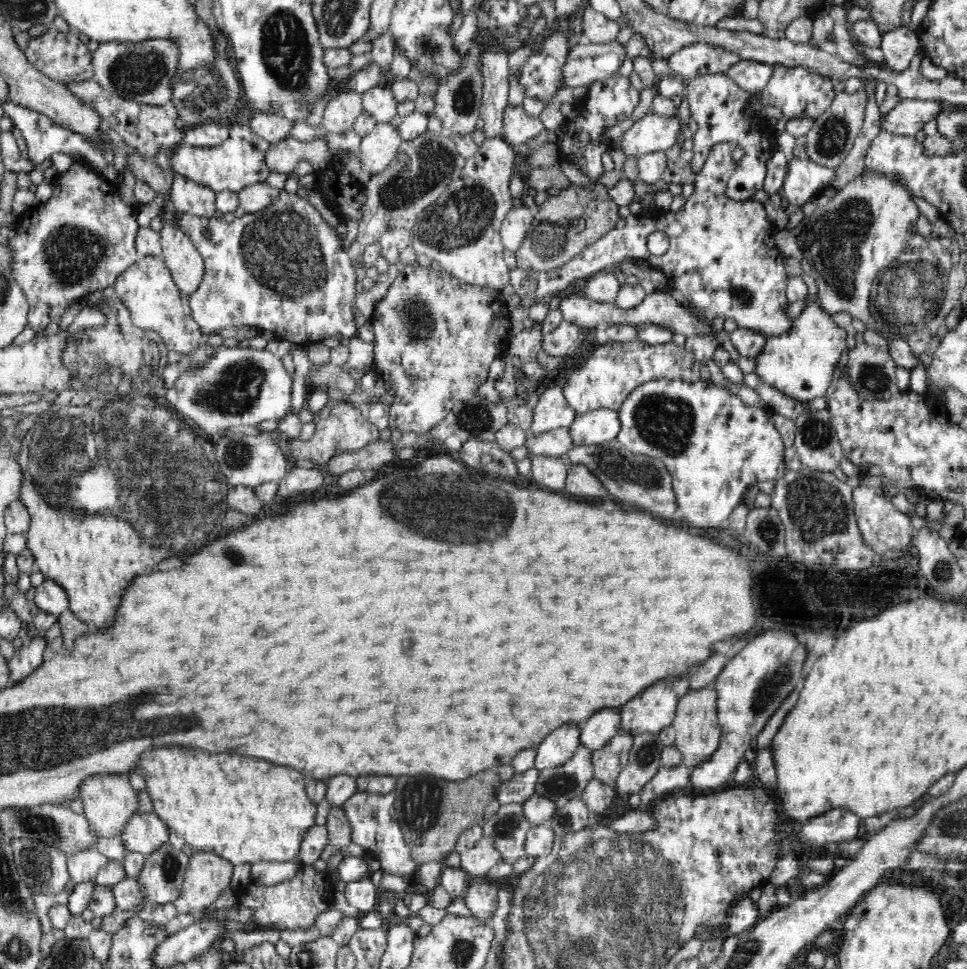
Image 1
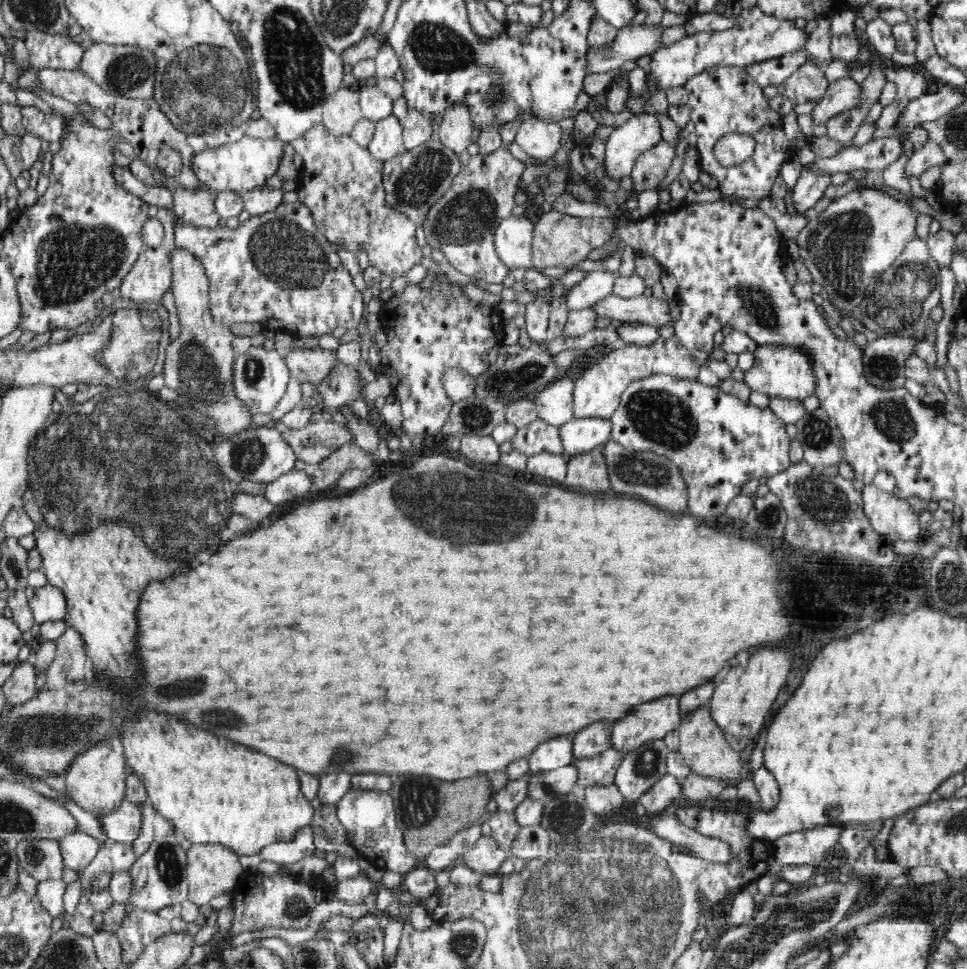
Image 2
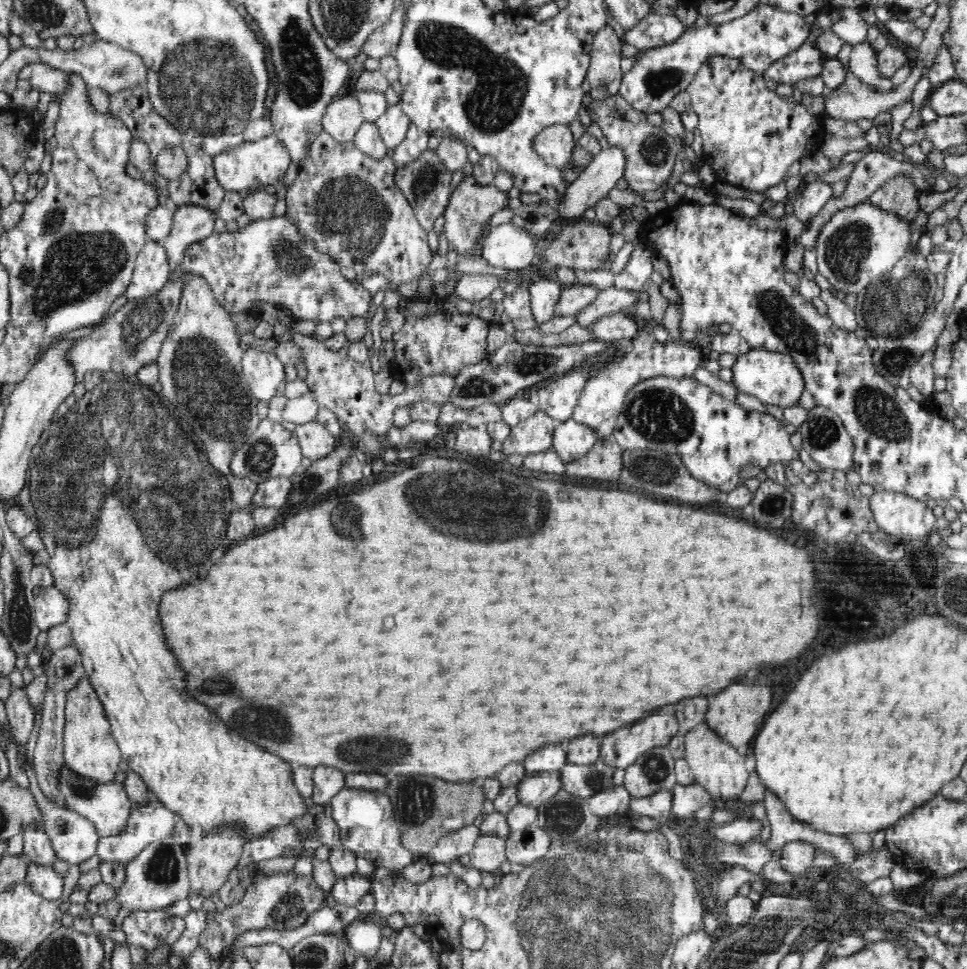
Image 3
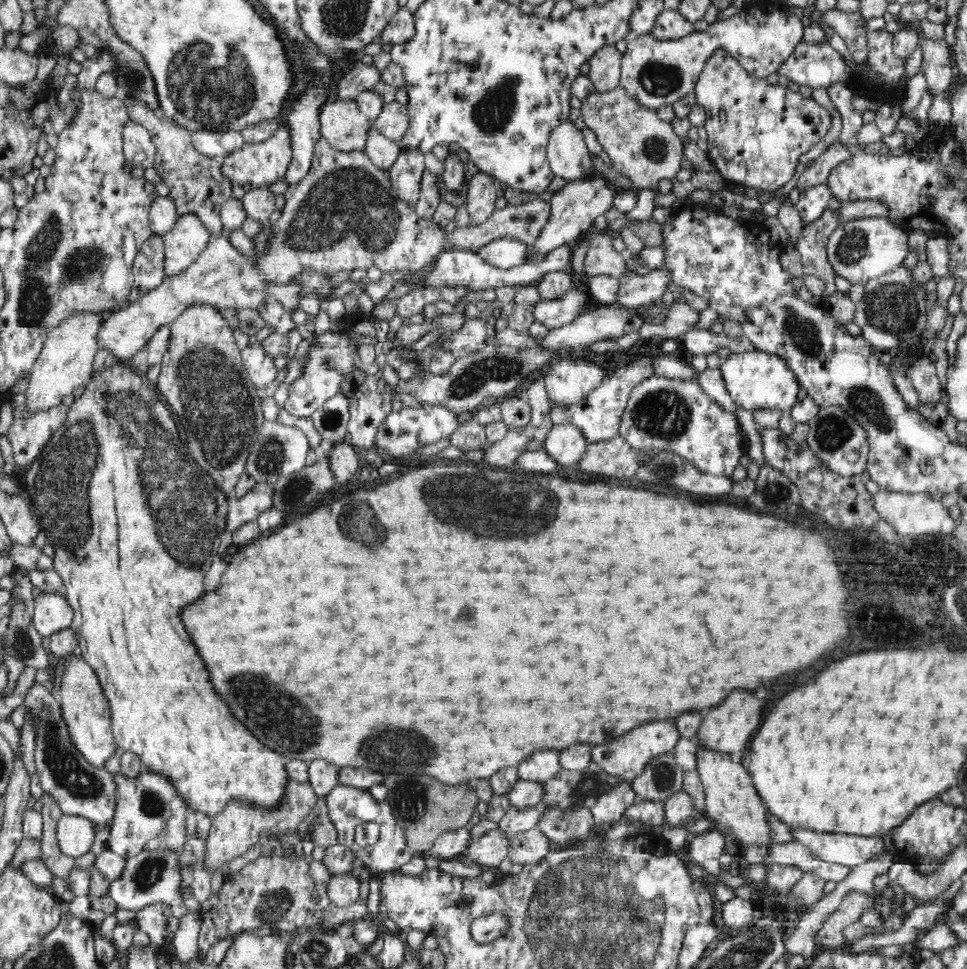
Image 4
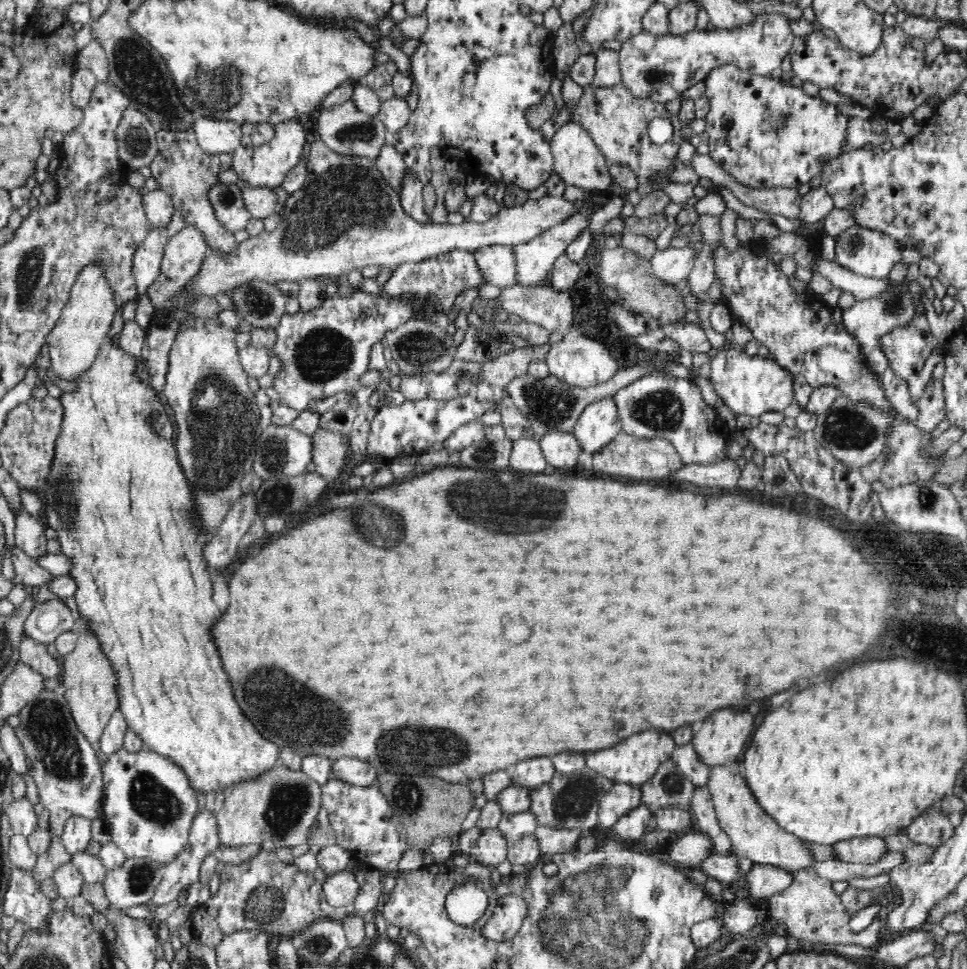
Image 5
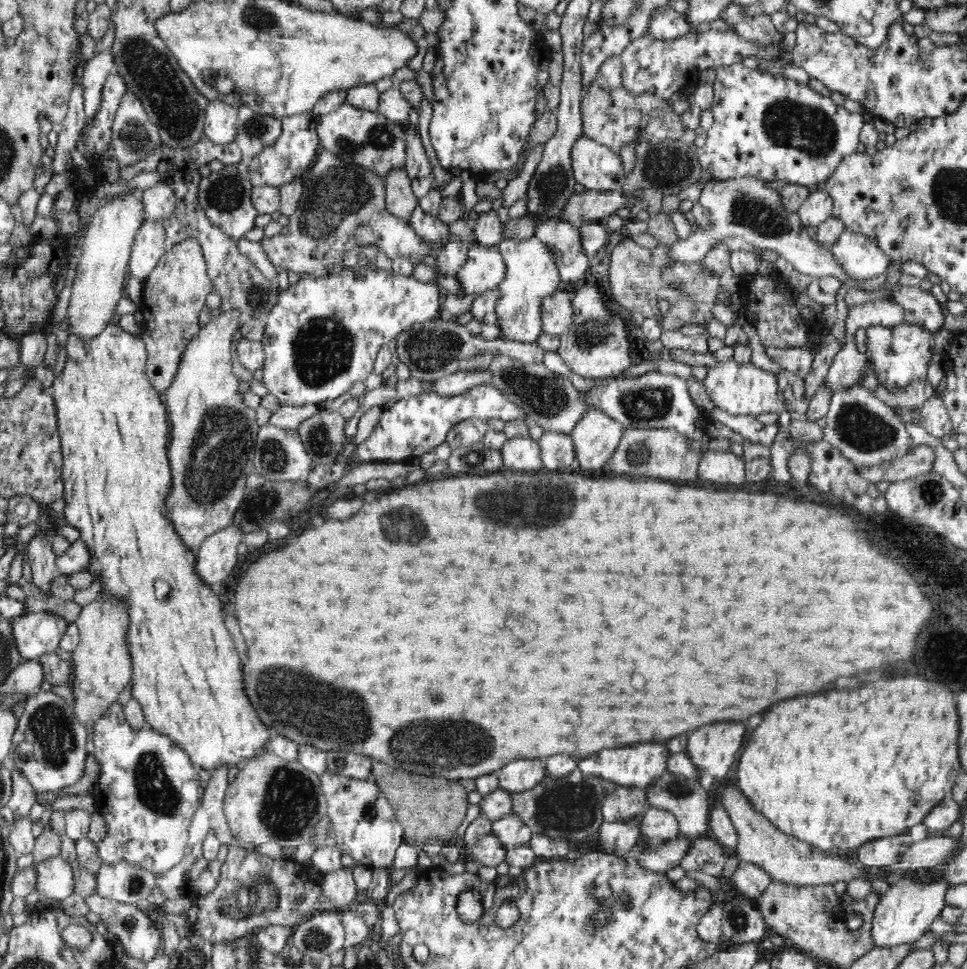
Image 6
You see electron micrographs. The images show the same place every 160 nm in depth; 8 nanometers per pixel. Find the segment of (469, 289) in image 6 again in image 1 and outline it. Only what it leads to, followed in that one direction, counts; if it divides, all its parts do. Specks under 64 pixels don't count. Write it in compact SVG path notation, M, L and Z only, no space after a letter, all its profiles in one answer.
M524 205L512 208L500 230L500 241L504 249L515 255L520 251L530 226L534 223L535 214L531 207Z

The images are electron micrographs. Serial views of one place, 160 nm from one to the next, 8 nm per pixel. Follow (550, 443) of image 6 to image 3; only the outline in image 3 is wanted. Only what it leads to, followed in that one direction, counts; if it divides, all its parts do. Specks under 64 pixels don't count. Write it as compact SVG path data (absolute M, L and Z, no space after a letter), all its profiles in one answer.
M570 418L566 422L556 423L551 448L568 465L585 455L596 439L595 432Z

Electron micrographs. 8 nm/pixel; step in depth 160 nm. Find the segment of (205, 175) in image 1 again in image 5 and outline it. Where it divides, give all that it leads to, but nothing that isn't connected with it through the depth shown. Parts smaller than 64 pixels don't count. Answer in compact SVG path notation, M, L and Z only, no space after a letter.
M286 119L276 123L274 125L275 135L270 142L256 147L240 146L232 153L232 169L244 181L246 187L275 189L284 182L288 172L302 160L304 146L308 140L308 130L300 119Z

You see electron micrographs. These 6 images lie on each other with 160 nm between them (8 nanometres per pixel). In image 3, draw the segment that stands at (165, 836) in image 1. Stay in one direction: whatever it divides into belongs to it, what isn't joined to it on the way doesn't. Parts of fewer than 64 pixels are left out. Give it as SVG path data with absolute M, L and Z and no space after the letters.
M64 763L62 768L58 770L58 789L66 802L65 807L92 821L100 838L118 836L118 833L122 832L132 806L122 784L116 784L113 781L101 784L81 776Z

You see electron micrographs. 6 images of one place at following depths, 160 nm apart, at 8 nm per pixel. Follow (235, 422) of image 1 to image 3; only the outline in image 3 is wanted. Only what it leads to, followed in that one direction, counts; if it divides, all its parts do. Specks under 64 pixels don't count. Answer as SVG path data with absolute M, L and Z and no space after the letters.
M248 348L241 364L250 392L256 399L270 402L281 393L285 383L284 366L275 352Z

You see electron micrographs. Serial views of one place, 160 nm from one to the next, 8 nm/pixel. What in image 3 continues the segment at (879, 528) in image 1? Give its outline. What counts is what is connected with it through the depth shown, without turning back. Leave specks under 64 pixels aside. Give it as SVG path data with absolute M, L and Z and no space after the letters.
M878 490L869 497L869 500L870 508L880 528L893 537L900 537L902 544L907 542L907 540L916 542L916 540L927 538L927 536L930 536L936 530L936 522L938 520L934 516L932 508L929 508L928 504L922 500L917 500L899 492Z

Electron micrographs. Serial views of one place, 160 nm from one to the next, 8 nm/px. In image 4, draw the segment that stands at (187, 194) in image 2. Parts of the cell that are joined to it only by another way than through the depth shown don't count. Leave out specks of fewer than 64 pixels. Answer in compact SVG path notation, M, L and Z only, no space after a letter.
M194 214L178 217L174 228L163 235L166 278L185 272L207 248L209 238L210 233Z

